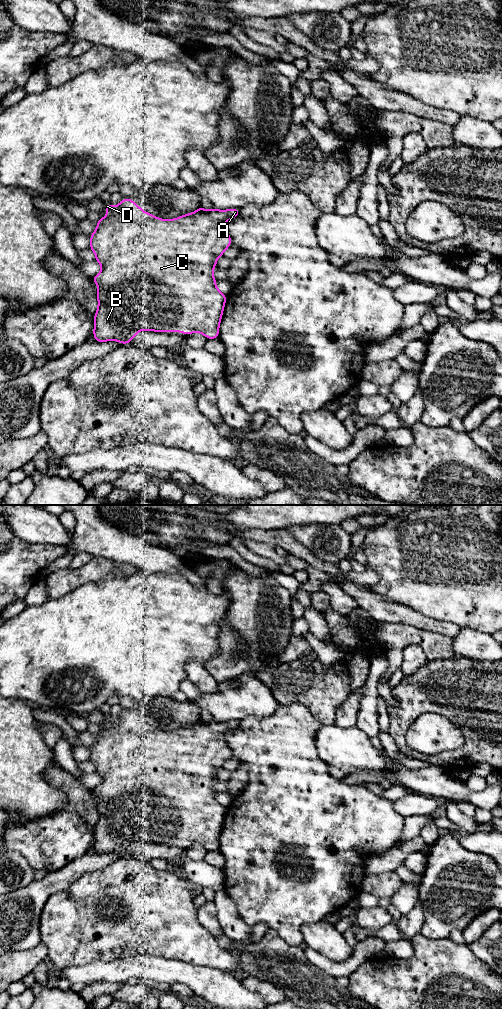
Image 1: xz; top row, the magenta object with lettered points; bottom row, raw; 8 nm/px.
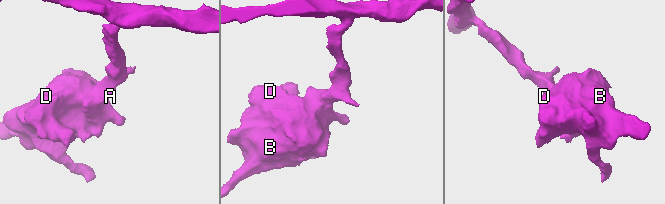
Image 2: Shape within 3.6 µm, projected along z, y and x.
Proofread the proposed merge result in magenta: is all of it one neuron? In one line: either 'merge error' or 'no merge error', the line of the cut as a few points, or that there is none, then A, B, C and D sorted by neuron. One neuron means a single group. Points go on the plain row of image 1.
no merge error; no cut; A B C D

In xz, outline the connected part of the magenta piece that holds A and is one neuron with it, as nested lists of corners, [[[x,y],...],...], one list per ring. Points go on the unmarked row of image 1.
[[[125,709],[116,719],[111,719],[109,714],[105,714],[103,723],[111,725],[97,734],[97,741],[89,747],[91,755],[89,760],[95,765],[95,773],[102,777],[102,782],[91,791],[98,798],[98,821],[94,827],[94,843],[93,848],[95,854],[107,854],[115,852],[121,856],[129,857],[130,853],[140,842],[155,843],[155,844],[181,844],[192,846],[194,844],[202,845],[207,851],[219,850],[219,838],[224,823],[227,808],[219,803],[216,799],[216,791],[213,789],[213,781],[217,778],[217,770],[224,767],[225,762],[232,757],[232,751],[225,741],[225,734],[238,729],[239,720],[228,722],[217,722],[212,719],[211,722],[205,722],[201,718],[194,725],[182,727],[175,731],[165,732],[153,728],[151,725],[145,725],[142,720],[134,715],[128,709]]]

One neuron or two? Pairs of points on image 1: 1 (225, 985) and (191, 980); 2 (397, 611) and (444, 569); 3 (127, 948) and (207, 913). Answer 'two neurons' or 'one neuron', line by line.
1: one neuron
2: two neurons
3: two neurons

